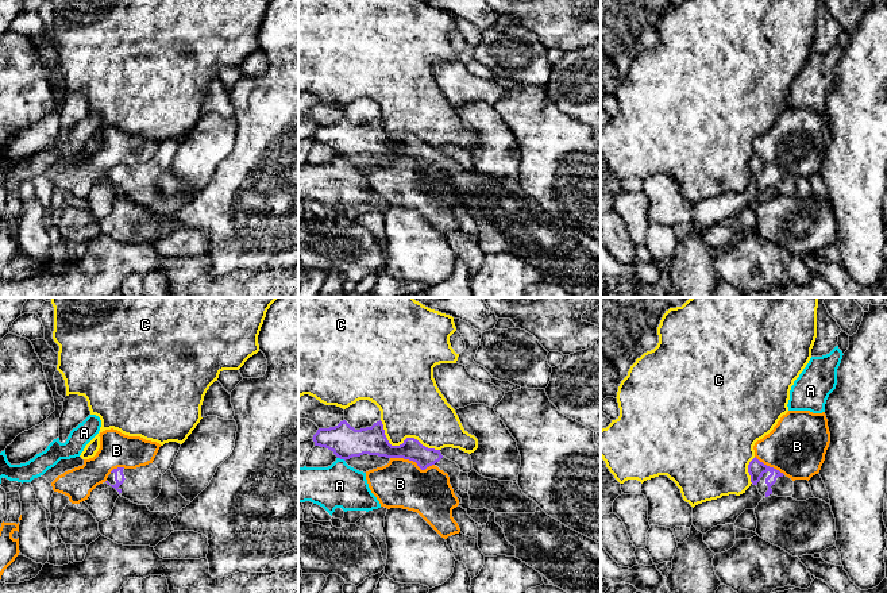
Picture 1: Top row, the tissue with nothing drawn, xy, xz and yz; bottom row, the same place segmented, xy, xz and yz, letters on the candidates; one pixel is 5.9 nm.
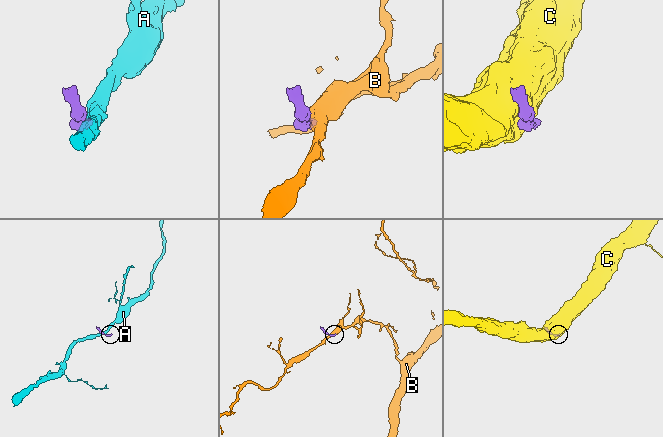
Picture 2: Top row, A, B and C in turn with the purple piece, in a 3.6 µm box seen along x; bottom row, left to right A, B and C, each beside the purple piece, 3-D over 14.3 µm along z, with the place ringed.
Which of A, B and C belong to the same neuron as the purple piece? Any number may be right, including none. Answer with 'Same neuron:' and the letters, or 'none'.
Same neuron: none

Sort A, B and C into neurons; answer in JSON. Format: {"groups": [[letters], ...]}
{"groups": [["A"], ["B"], ["C"]]}

